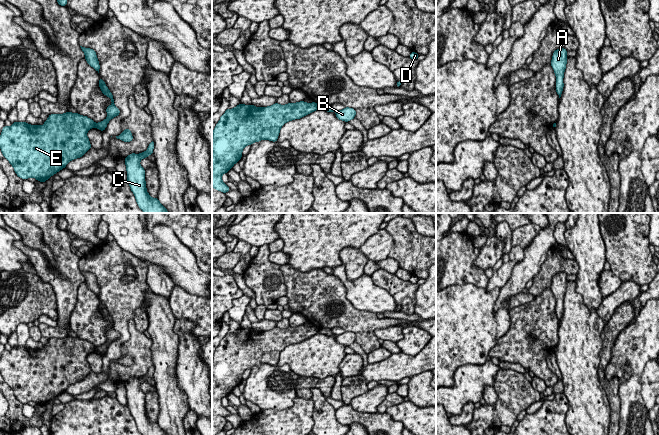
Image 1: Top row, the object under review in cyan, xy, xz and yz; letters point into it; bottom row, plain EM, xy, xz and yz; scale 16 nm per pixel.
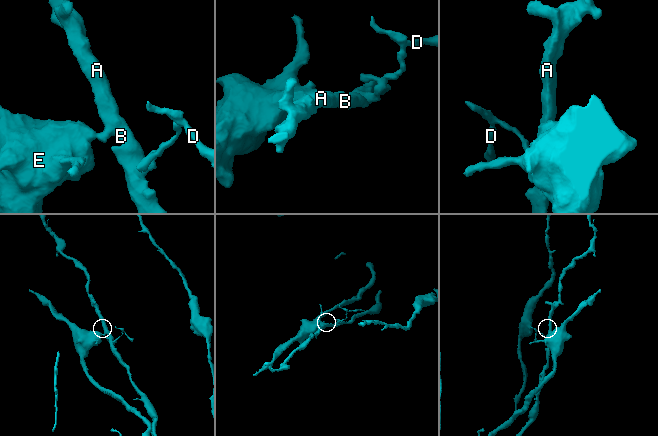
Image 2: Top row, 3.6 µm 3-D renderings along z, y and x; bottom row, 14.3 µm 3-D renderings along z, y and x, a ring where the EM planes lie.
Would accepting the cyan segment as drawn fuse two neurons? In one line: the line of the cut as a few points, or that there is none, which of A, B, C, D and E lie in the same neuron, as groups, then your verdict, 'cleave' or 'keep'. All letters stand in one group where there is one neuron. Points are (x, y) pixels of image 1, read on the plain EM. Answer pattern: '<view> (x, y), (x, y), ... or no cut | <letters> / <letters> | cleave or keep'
xy (94, 347), (95, 350) | A B C D / E | cleave

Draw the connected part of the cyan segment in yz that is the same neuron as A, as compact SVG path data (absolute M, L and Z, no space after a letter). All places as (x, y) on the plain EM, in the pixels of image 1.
M564 272L557 273L553 276L551 290L555 296L556 300L556 316L561 321L564 307L564 296L567 288L567 274Z

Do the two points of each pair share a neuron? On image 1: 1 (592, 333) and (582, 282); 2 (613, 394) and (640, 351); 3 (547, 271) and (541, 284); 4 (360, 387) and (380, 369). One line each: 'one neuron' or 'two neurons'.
1: two neurons
2: two neurons
3: one neuron
4: two neurons

